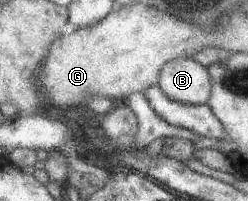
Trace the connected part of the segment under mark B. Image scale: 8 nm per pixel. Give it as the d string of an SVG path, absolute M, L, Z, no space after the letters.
M178 57L166 62L155 85L164 97L184 105L206 103L212 89L208 66L190 57Z

